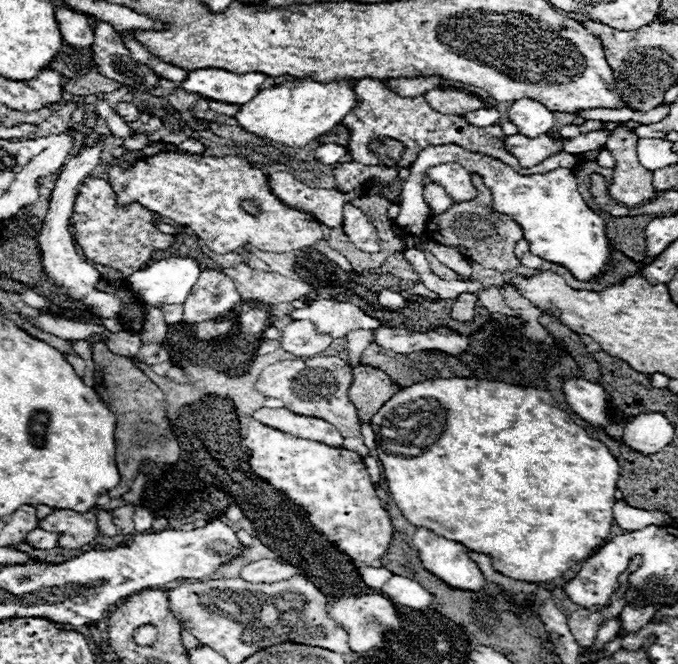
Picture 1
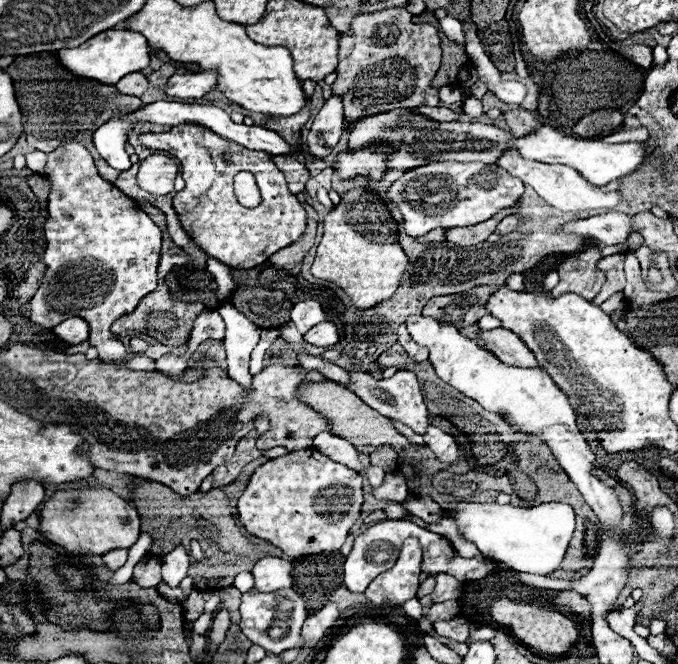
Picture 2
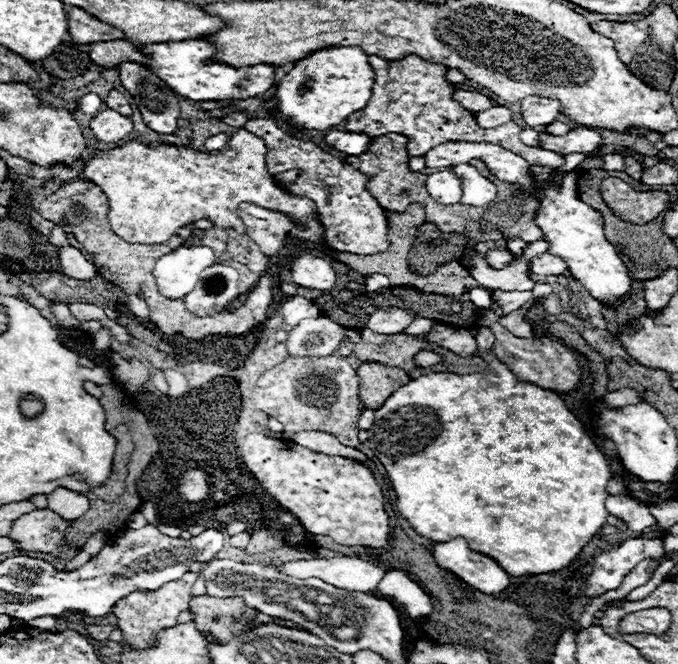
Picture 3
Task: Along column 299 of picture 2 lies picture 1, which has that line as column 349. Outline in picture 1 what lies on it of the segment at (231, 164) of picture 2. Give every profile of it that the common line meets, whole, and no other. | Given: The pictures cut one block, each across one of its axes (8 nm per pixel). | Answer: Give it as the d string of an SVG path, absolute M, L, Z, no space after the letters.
M350 202L344 204L344 234L350 242L354 242L364 252L380 252L380 238L378 230L370 222L370 218L360 210L354 208Z

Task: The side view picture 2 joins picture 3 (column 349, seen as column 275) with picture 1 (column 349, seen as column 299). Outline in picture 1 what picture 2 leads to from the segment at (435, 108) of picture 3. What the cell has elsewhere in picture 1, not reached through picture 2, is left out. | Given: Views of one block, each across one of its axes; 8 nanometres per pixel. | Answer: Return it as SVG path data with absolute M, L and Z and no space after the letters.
M362 78L356 82L354 86L360 104L358 108L354 108L354 112L350 112L350 116L346 116L346 120L342 120L342 124L346 126L346 130L350 132L350 142L348 142L348 152L352 156L352 160L360 162L360 164L368 164L368 166L380 166L380 156L376 152L372 152L368 146L374 140L400 140L404 144L404 154L398 160L398 168L410 166L418 152L426 146L436 146L436 144L458 144L470 152L482 152L488 156L498 156L502 162L510 164L516 172L522 174L538 174L538 172L548 172L554 168L574 168L580 164L580 158L568 154L568 152L560 152L556 156L550 156L546 160L542 160L540 164L532 166L532 168L524 168L520 166L518 158L512 156L506 148L504 148L504 132L500 126L494 128L474 128L472 124L466 124L466 120L462 116L446 116L440 114L436 110L430 108L430 104L424 100L424 96L416 96L416 98L402 98L396 90L384 86L384 80L378 78Z

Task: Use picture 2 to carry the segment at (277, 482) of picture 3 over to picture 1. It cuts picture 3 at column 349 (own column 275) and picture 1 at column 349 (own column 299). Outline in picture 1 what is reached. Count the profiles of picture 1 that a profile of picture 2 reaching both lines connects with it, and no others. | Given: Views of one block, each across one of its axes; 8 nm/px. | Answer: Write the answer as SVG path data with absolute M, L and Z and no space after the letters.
M254 418L242 444L249 450L252 470L290 502L302 506L314 528L338 544L346 556L366 564L384 556L392 540L392 520L376 496L362 456L346 448L330 448L322 442L294 438Z

